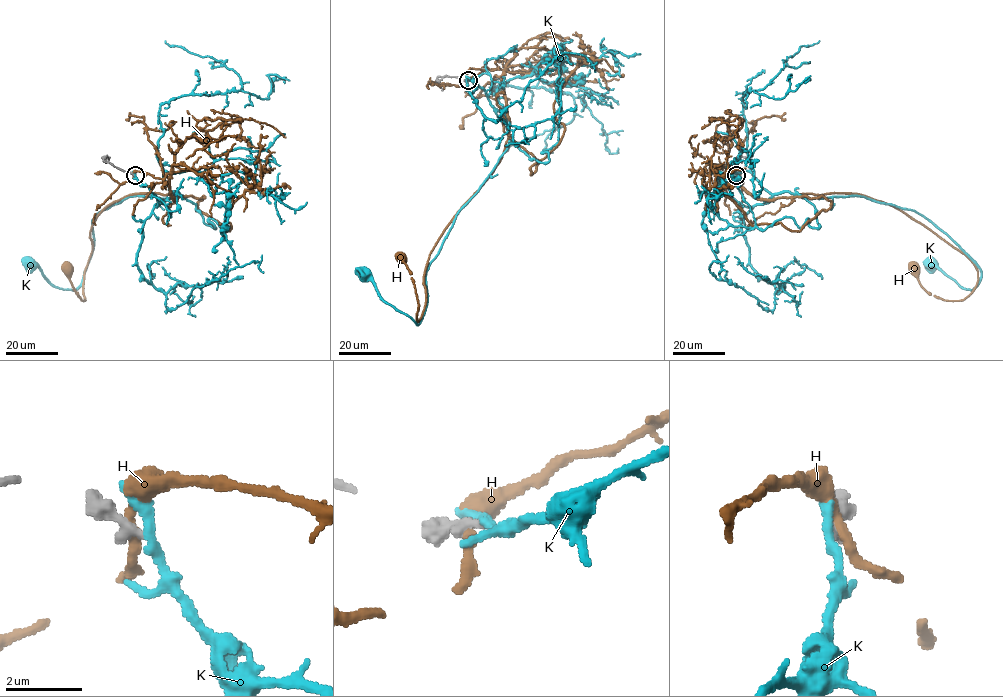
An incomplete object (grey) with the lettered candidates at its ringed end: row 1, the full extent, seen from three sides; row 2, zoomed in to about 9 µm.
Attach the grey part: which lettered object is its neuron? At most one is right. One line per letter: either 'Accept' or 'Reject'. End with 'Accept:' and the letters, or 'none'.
H: Reject
K: Reject
Accept: none

